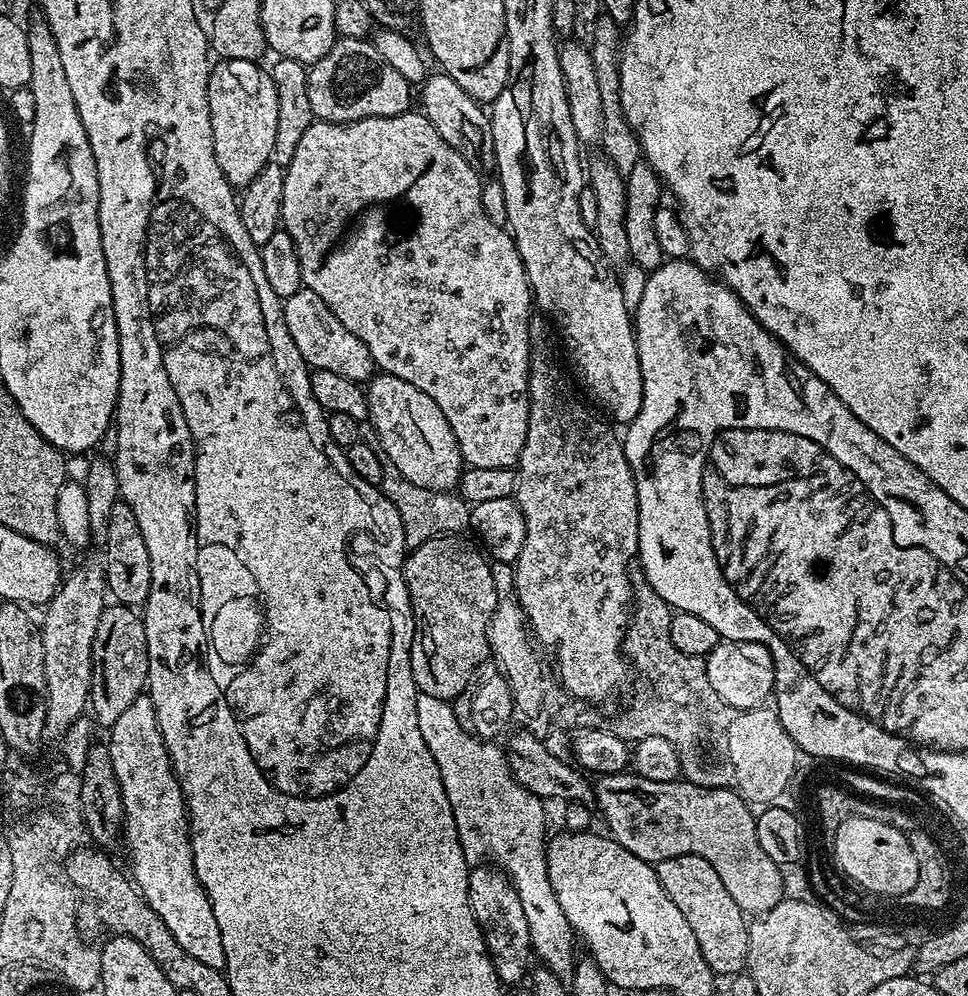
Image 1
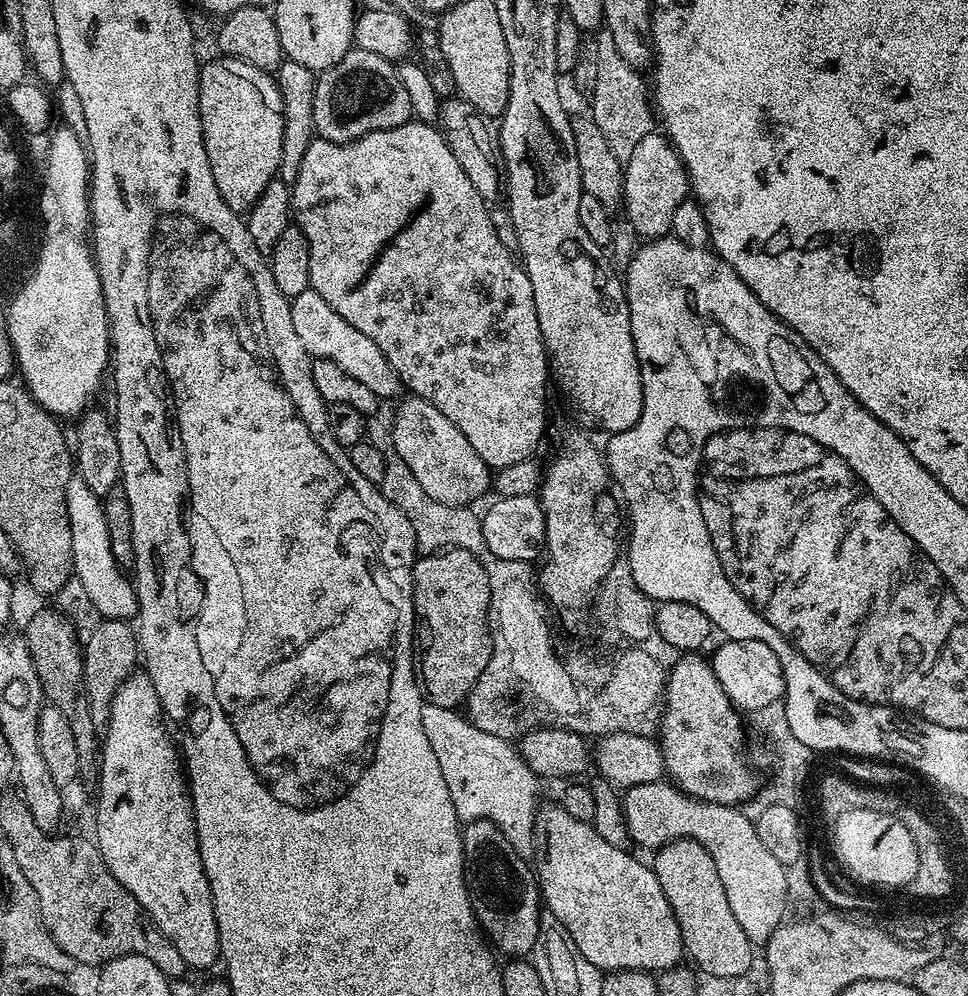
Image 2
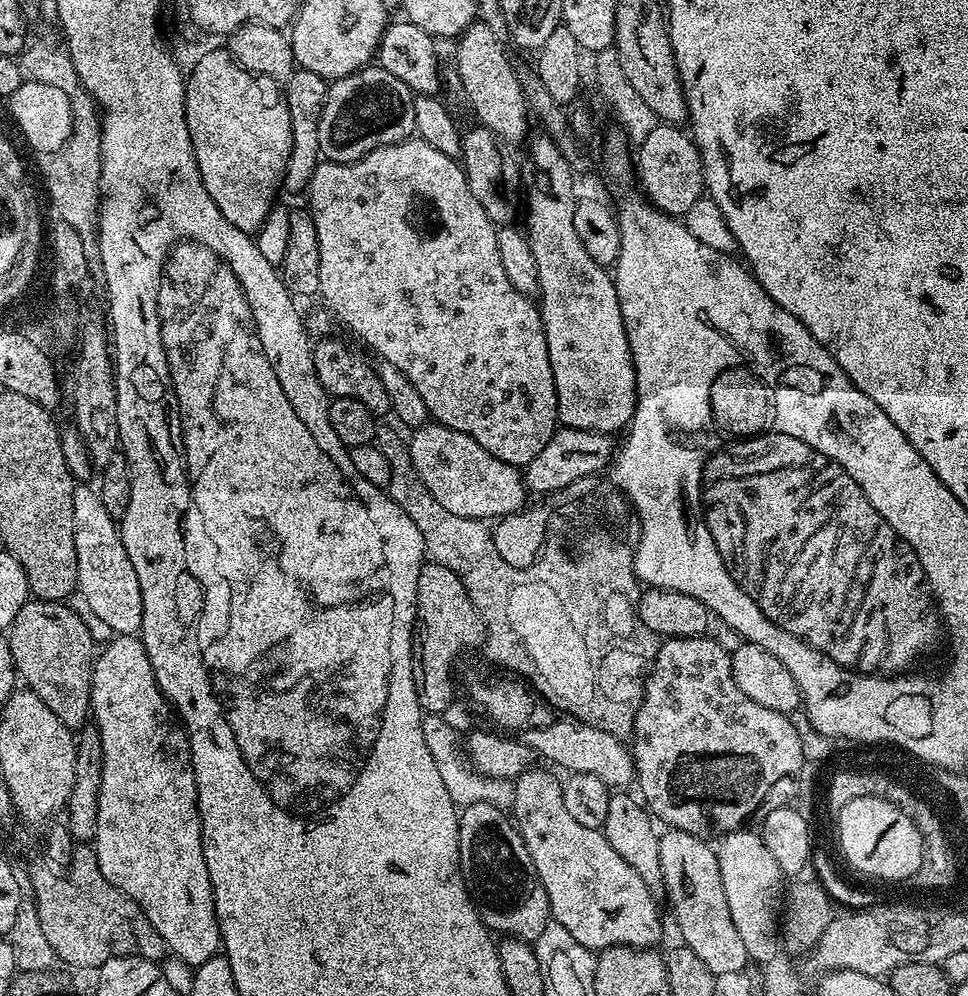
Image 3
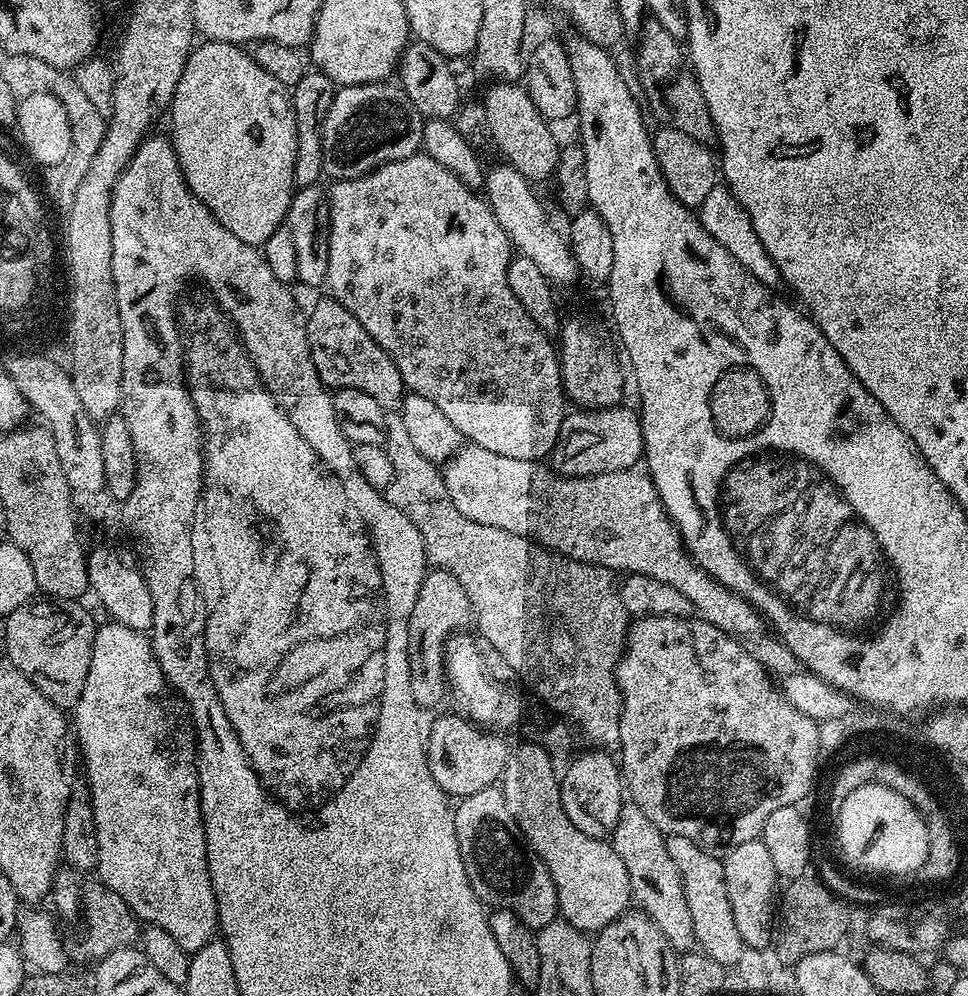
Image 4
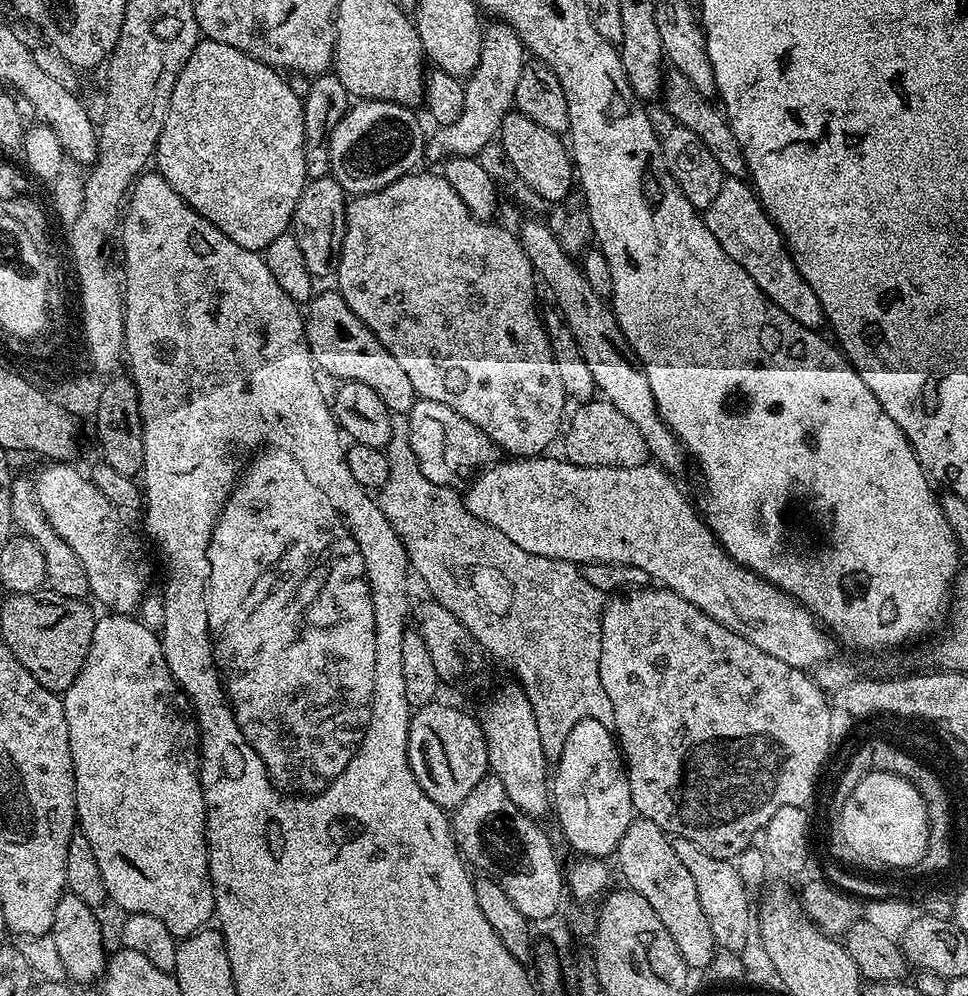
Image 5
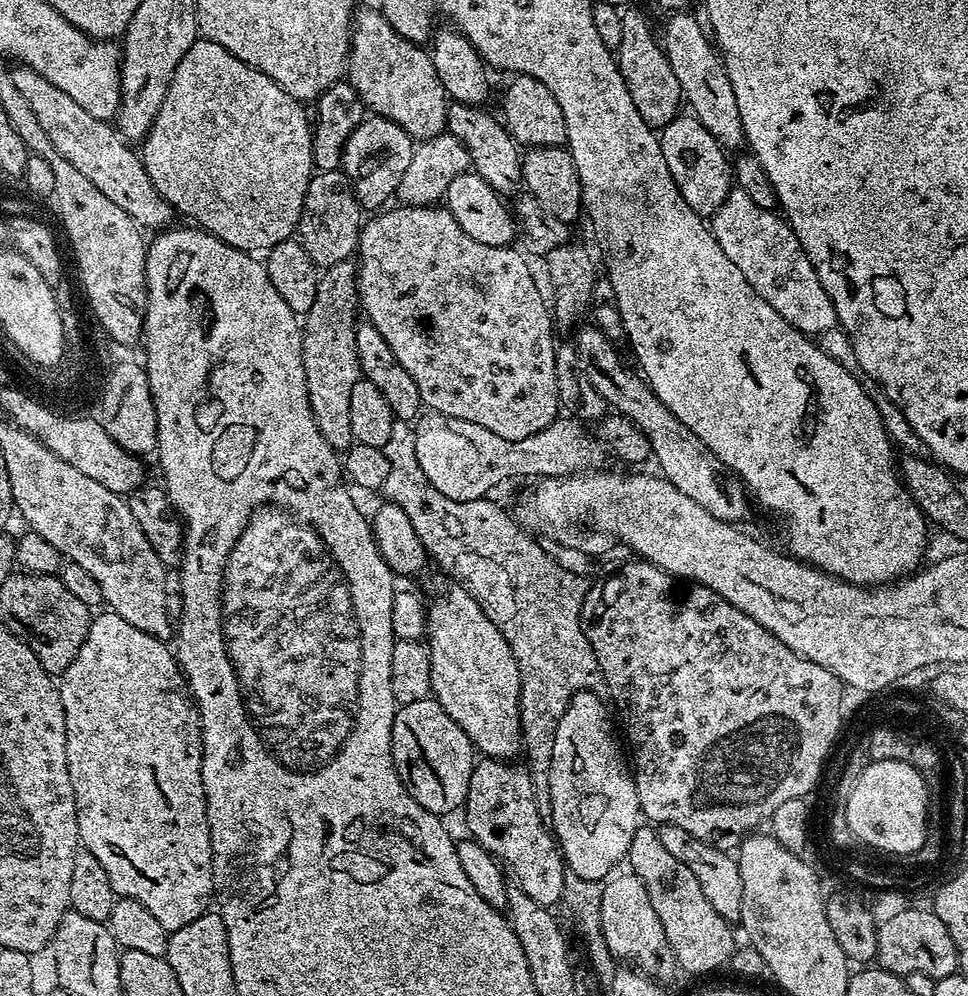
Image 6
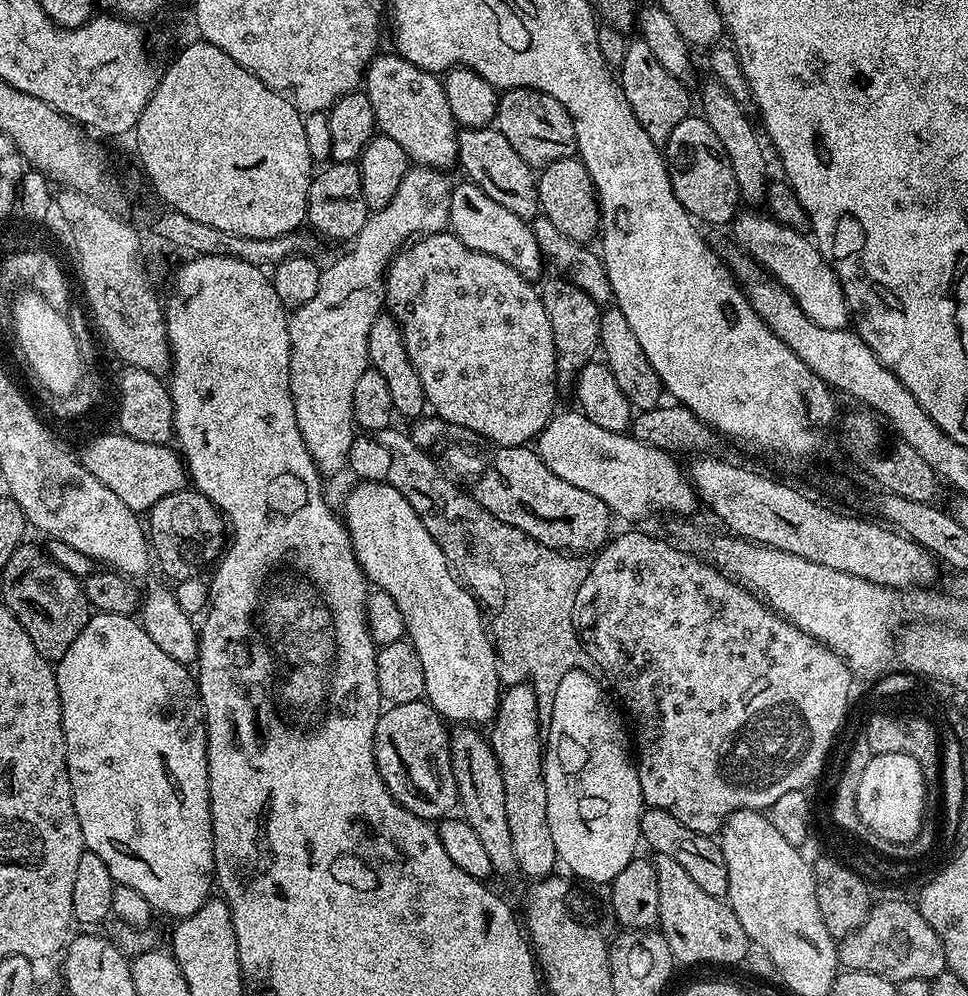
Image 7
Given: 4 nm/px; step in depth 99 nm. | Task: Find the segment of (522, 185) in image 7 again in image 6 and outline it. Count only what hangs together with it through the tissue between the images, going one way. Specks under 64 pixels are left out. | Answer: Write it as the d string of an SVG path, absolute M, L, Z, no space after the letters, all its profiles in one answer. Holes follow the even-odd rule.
M449 103L446 132L464 143L472 159L474 171L486 178L486 182L490 182L490 186L500 193L501 197L508 198L508 195L511 197L522 188L522 152L503 123L497 117L495 120L490 113L483 112L484 110L474 104Z

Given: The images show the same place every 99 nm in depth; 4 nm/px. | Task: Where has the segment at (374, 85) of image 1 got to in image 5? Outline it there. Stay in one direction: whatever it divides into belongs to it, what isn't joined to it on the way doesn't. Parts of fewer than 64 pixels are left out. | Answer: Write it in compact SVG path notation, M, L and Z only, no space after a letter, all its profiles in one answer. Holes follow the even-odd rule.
M357 99L328 135L330 175L352 196L365 196L417 171L426 156L426 131L413 109L385 100Z

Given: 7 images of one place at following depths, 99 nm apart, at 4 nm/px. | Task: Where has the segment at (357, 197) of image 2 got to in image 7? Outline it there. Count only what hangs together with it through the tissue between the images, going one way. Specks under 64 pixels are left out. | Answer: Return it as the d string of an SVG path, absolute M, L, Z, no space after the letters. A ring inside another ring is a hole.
M451 231L435 232L429 236L413 239L411 243L400 249L392 258L384 277L384 299L387 311L400 324L404 335L406 354L410 354L410 362L414 362L414 370L418 370L418 378L422 378L422 386L426 390L427 407L435 415L448 424L456 424L465 433L485 436L493 440L493 445L502 448L518 448L535 441L541 430L554 415L556 404L556 351L554 350L554 330L550 330L550 318L546 318L546 306L542 306L537 285L527 280L514 266L506 266L498 258L490 254L482 254L478 250L470 250Z

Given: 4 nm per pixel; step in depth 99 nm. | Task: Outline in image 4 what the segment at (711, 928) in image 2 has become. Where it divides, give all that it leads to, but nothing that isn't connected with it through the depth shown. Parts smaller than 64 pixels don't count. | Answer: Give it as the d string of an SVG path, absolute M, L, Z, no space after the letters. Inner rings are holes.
M670 836L666 839L666 854L678 866L682 886L686 894L686 906L690 906L690 918L694 921L695 947L714 962L731 966L741 958L745 944L738 927L734 926L734 910L730 910L730 894L726 890L724 862L719 855L698 847L685 836Z

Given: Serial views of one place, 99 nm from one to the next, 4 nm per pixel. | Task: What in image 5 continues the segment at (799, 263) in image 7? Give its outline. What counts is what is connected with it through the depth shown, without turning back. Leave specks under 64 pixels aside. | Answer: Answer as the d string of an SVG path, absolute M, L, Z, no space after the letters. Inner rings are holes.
M726 178L722 182L722 190L718 190L714 202L702 212L706 226L710 226L710 234L718 238L718 246L758 282L758 290L778 306L778 310L786 310L794 322L804 328L819 329L825 323L822 302L818 302L818 294L810 290L806 278L798 274L792 256L784 245L784 237L776 228L776 223L760 205L760 199L749 181L744 178Z

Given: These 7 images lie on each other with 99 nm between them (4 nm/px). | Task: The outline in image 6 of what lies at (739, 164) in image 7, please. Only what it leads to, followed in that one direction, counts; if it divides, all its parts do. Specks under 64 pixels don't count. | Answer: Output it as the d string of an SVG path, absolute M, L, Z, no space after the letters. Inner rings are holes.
M676 10L669 16L672 17L664 24L664 36L662 32L662 47L670 62L670 70L674 70L674 78L678 78L683 103L692 107L689 108L691 115L702 122L710 134L714 134L722 147L726 150L743 149L746 141L742 113L738 111L738 98L734 98L734 86L730 86L730 78L716 44L705 39L691 11Z

